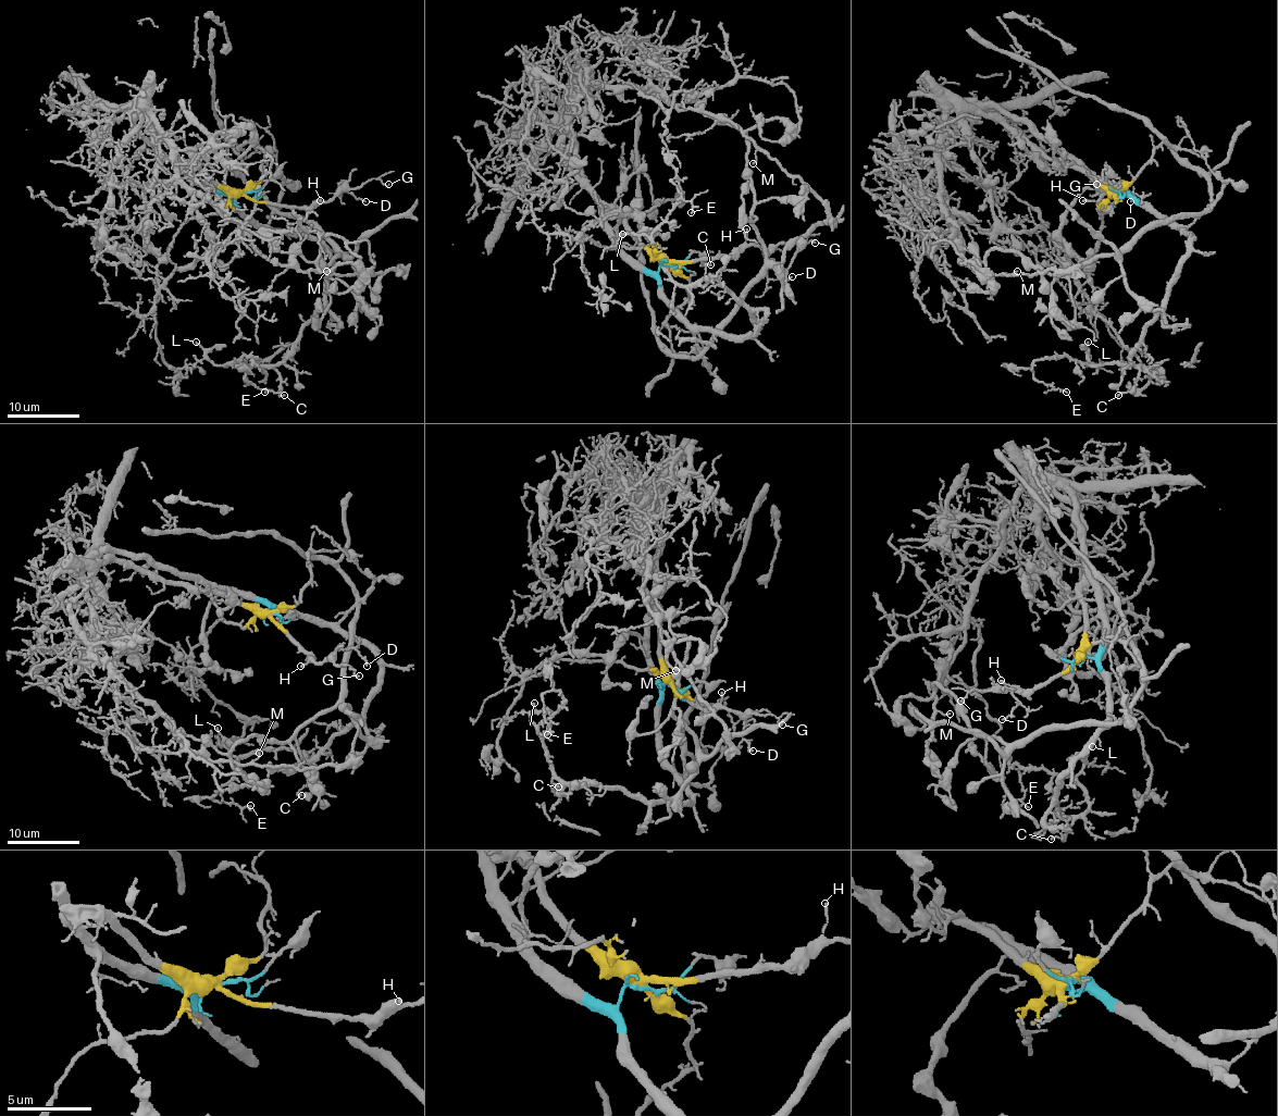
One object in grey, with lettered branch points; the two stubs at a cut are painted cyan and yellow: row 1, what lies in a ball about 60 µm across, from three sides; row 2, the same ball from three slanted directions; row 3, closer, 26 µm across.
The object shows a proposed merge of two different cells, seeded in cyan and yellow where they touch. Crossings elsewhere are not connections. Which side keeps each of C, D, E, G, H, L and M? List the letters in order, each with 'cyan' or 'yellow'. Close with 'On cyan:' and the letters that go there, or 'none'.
C: cyan
D: yellow
E: cyan
G: yellow
H: yellow
L: cyan
M: cyan
On cyan: C, E, L, M

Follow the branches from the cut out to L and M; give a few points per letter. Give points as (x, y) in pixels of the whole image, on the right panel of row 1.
L: (1117, 193), (1146, 201), (1190, 237), (1165, 308), (1136, 350), (1132, 361), (1139, 364), (1089, 364), (1089, 340)
M: (1117, 193), (1179, 225), (1204, 212), (1174, 214), (1068, 274), (1016, 252), (985, 258), (994, 274), (1018, 270)

